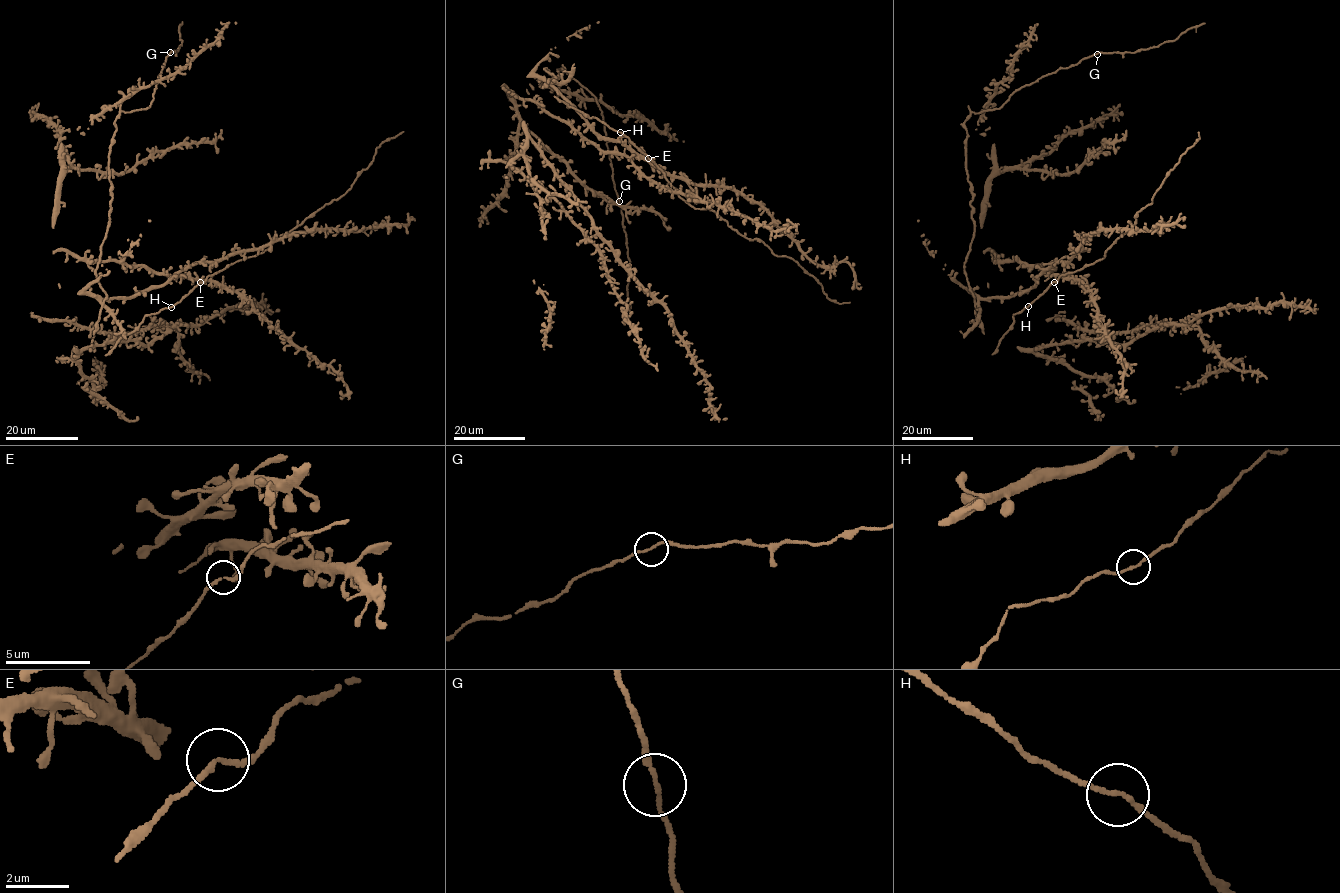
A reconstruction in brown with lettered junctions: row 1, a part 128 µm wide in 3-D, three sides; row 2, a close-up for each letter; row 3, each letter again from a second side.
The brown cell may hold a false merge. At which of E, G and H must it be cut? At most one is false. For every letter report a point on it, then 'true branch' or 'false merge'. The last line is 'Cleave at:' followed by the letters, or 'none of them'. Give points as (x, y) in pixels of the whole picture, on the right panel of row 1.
E: place (1054, 282); true branch
G: place (1097, 54); true branch
H: place (1028, 306); true branch
Cleave at: none of them

